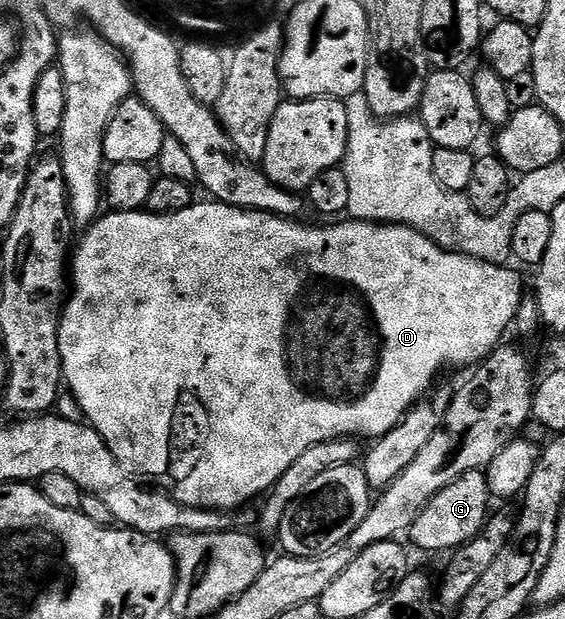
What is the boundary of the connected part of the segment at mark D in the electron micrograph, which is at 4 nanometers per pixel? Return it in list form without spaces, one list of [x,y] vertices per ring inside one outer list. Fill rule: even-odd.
[[[193,202],[185,210],[177,210],[177,214],[153,214],[146,210],[137,212],[116,212],[114,210],[100,215],[99,219],[82,233],[79,245],[74,245],[73,255],[69,260],[69,295],[63,310],[63,317],[59,319],[59,345],[61,346],[61,362],[63,363],[63,379],[66,387],[71,387],[79,408],[84,412],[86,423],[101,434],[101,438],[109,446],[113,458],[128,474],[136,478],[148,476],[151,480],[160,480],[162,487],[170,495],[175,497],[178,504],[184,504],[190,508],[214,508],[216,510],[232,510],[239,508],[242,504],[250,502],[254,496],[262,497],[270,492],[272,486],[309,450],[309,446],[317,446],[321,442],[330,440],[341,440],[344,438],[378,438],[383,436],[406,414],[413,405],[418,404],[432,391],[436,383],[435,375],[442,368],[463,368],[466,364],[474,365],[482,362],[500,347],[503,335],[514,325],[519,303],[523,300],[525,289],[523,280],[511,269],[511,266],[500,266],[490,264],[484,260],[478,260],[472,256],[463,256],[460,252],[448,252],[447,249],[435,244],[426,236],[412,228],[406,228],[403,224],[370,224],[367,220],[344,219],[342,222],[327,222],[324,228],[314,228],[311,224],[298,224],[300,221],[286,216],[275,216],[271,212],[250,212],[244,208],[234,208],[228,204],[218,202],[207,202],[211,204],[199,204]]]

